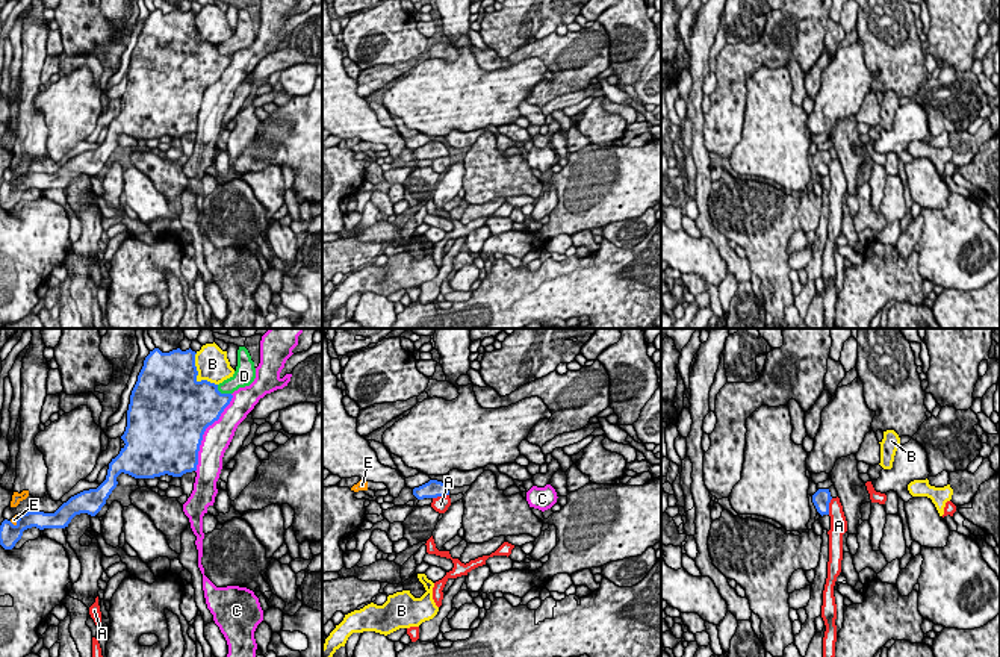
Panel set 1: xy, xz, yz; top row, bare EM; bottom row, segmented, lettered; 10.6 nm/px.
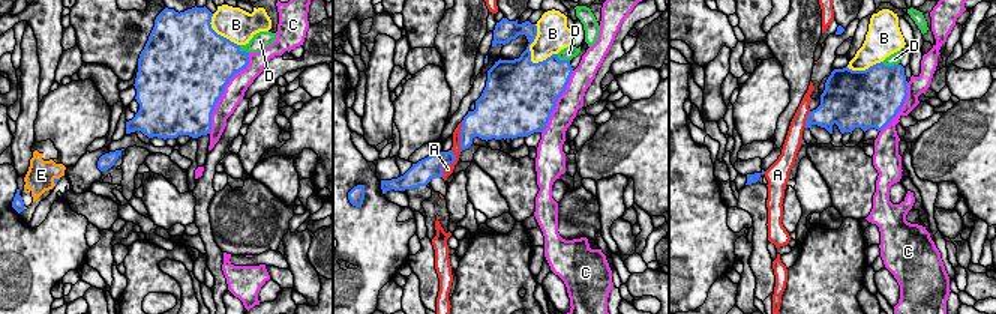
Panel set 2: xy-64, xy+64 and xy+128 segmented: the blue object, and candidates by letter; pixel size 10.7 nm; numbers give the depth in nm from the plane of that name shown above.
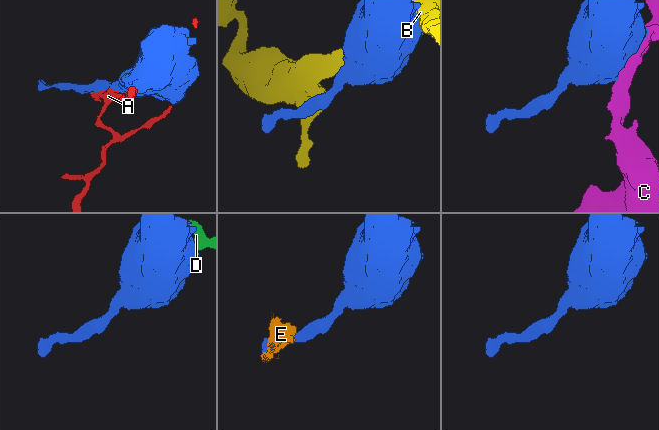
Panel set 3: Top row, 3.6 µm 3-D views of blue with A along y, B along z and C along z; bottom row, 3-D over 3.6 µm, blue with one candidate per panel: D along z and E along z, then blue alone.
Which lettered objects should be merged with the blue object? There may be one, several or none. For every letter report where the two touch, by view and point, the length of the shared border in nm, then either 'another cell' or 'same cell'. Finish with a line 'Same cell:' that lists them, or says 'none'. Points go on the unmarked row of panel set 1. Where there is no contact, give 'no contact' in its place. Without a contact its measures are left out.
A: meets blue in xz at (440, 156); contact 180 nm long; another cell
B: meets blue in xy at (197, 35); contact 420 nm long; another cell
C: meets blue in xy at (204, 91); contact 900 nm long; another cell
D: meets blue in xy at (223, 55); contact 190 nm long; another cell
E: meets blue in xy at (17, 183); contact 140 nm long; another cell
Same cell: none

